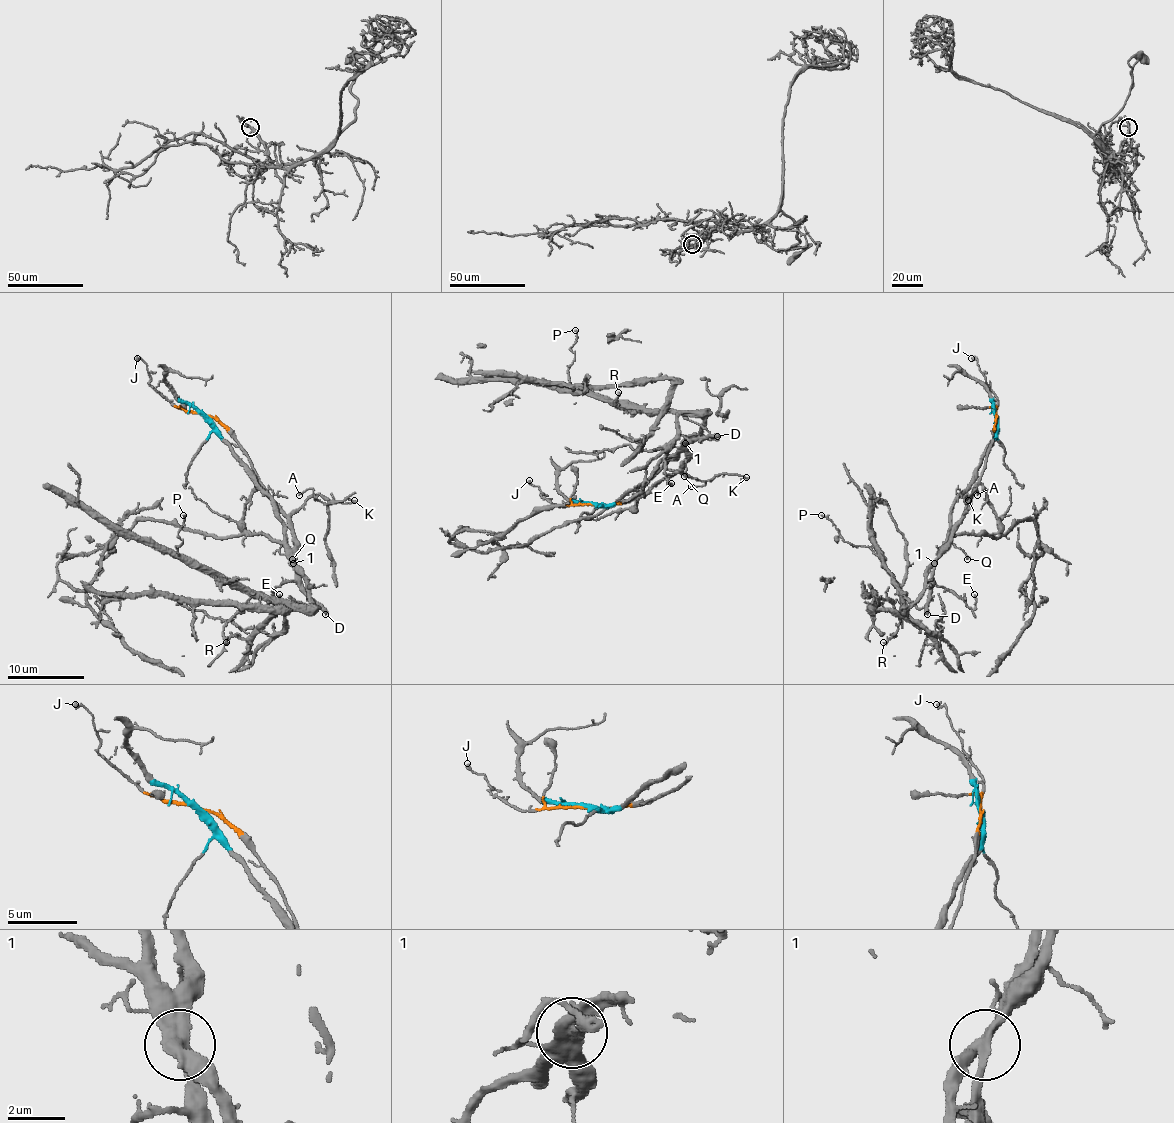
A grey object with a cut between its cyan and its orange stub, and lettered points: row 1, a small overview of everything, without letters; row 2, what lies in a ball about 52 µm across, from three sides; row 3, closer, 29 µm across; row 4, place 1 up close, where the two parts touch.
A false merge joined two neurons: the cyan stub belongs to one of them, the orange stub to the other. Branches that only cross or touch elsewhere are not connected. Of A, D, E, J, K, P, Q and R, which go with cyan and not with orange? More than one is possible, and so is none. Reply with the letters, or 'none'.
P, R

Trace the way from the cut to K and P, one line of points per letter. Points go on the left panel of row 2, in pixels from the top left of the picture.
K: (203, 414), (213, 416), (234, 439), (257, 483), (286, 513), (293, 513), (312, 496), (337, 502), (355, 500)
P: (203, 414), (270, 498), (311, 603), (251, 598), (186, 563), (176, 546), (182, 542), (182, 515)

